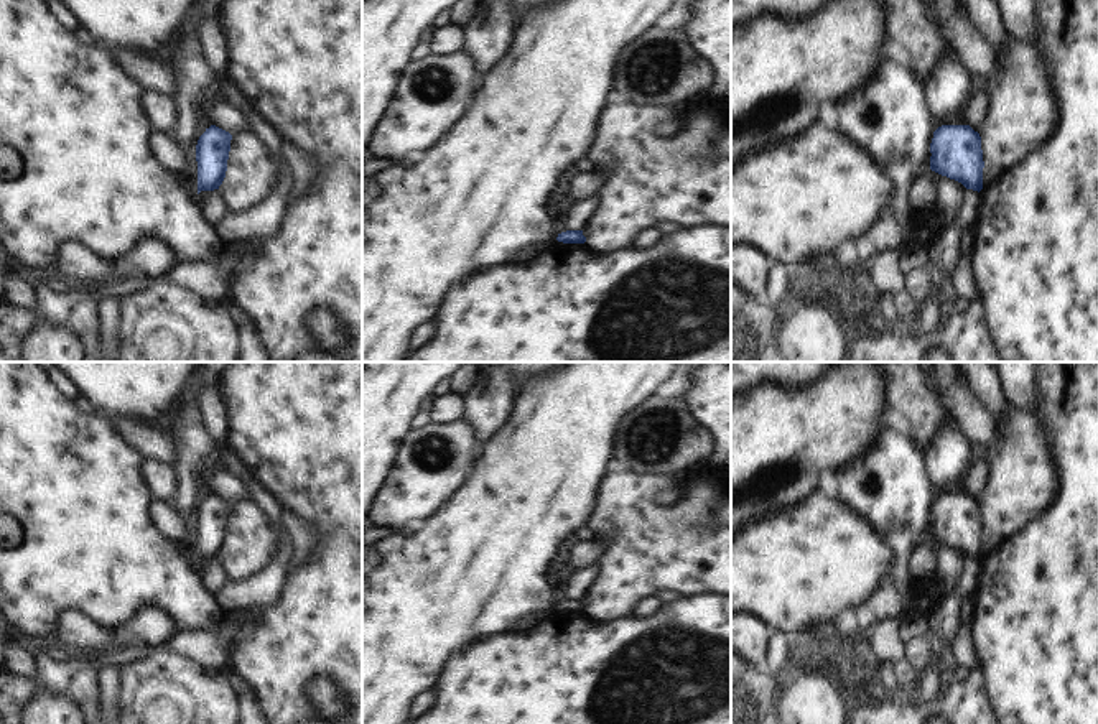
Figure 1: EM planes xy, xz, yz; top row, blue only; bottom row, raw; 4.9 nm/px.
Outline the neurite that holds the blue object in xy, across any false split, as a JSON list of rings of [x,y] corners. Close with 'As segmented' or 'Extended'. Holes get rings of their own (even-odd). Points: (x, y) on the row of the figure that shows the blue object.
[[[216,125],[206,128],[196,145],[198,194],[219,189],[226,178],[232,135]]]. As segmented.

